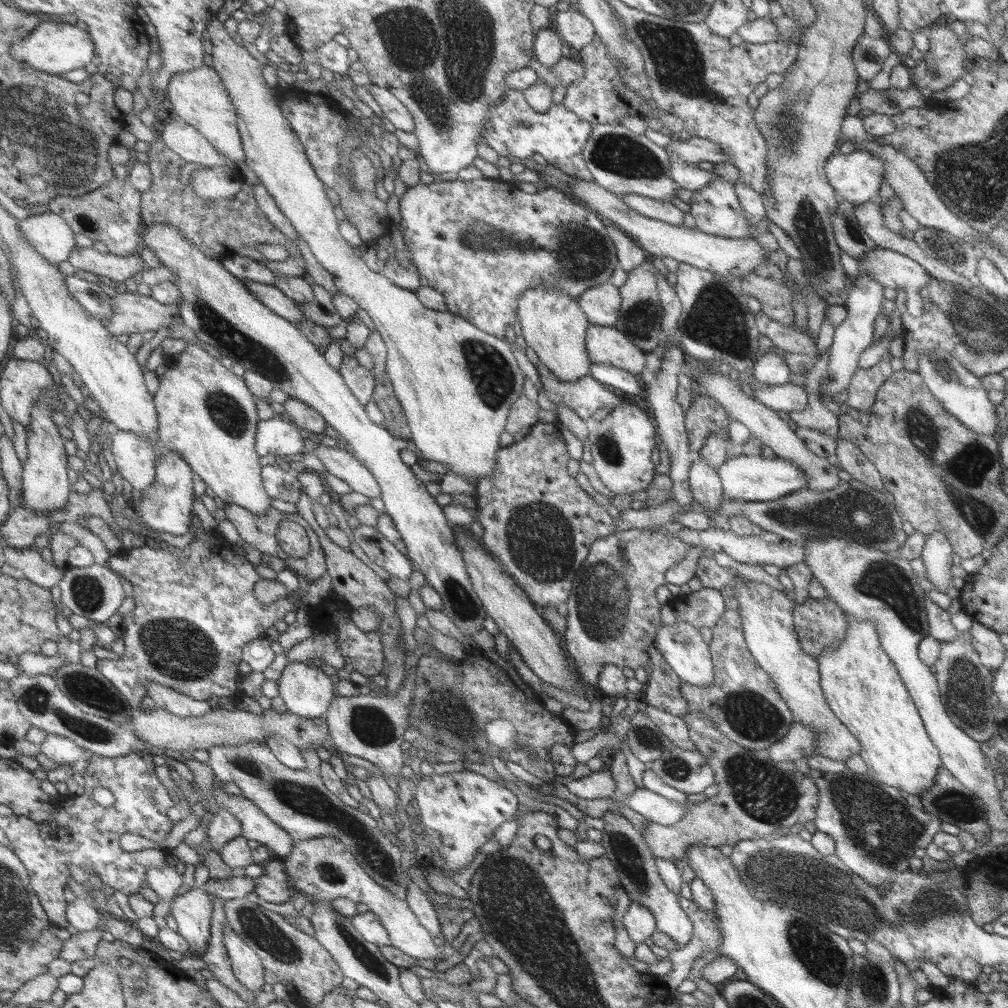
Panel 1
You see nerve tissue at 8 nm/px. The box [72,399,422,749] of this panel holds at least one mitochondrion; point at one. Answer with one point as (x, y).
(176, 649)

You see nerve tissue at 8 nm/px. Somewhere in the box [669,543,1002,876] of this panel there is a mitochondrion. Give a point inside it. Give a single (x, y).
(885, 829)

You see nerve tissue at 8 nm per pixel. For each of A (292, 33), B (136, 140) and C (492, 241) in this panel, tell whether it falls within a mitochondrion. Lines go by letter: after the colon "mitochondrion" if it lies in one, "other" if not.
A: other
B: other
C: mitochondrion

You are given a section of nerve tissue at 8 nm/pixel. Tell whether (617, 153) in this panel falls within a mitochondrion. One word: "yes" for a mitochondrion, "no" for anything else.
yes

